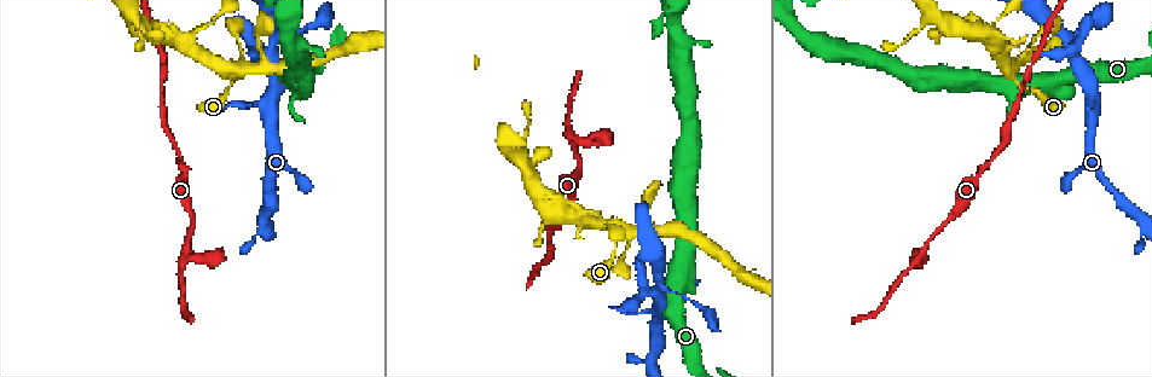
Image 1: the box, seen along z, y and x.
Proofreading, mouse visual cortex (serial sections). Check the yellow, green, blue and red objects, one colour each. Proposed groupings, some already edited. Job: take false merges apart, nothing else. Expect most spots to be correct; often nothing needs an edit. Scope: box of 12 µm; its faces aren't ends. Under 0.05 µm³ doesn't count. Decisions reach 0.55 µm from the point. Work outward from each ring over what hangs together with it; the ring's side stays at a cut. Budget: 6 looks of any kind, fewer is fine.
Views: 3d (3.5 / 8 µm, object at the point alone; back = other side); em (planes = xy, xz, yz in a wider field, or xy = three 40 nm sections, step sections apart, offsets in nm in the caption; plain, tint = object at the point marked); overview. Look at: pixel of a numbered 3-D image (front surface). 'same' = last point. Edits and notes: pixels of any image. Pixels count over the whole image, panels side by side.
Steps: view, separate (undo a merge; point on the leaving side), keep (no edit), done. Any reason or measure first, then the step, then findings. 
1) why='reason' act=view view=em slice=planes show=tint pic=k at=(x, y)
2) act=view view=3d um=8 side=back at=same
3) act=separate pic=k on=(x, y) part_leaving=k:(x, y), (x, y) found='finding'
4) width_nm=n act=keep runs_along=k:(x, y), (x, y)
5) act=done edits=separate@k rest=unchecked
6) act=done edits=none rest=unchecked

why='narrows sharply' act=view view=3d um=3.5 pic=1 at=(185, 253)

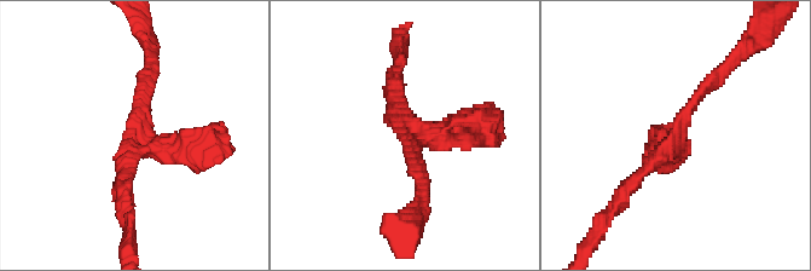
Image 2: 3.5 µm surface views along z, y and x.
arms=3 arm_widths_nm=200,200,200 act=view view=em slice=xy step=3 show=tint pic=2 at=(678, 132)

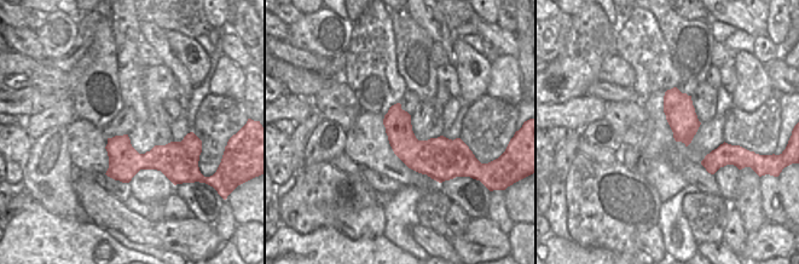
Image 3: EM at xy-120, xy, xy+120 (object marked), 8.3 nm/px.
act=keep runs_along=2:(151, 69), (137, 133), (207, 151) found='continuous, no second cell'

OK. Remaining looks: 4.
act=view view=em slice=xy step=3 show=tint pic=1 at=(232, 77)

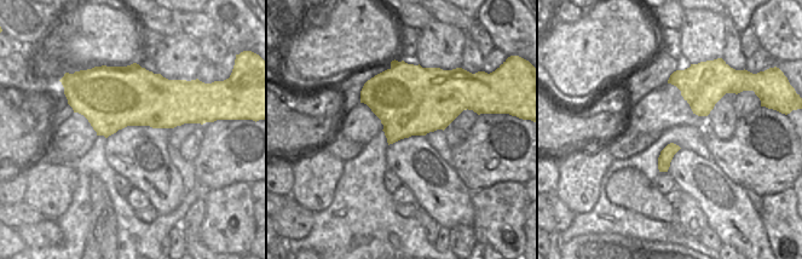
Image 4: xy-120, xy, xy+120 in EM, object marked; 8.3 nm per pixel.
act=view view=3d um=3.5 at=same

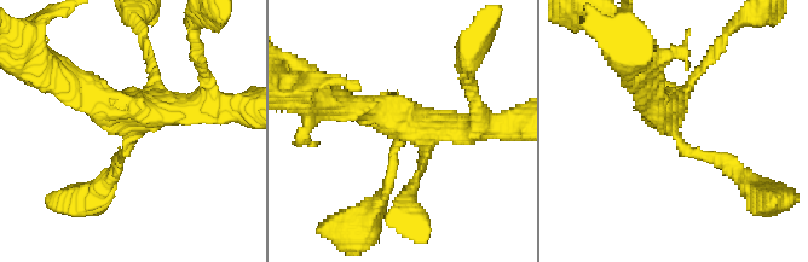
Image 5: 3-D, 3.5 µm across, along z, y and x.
arm_widths_nm=150,200,300,350 act=keep runs_along=5:(733, 169), (692, 155), (646, 80) found='one cell here'

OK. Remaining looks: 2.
act=view view=3d um=8 pic=1 at=(273, 104)

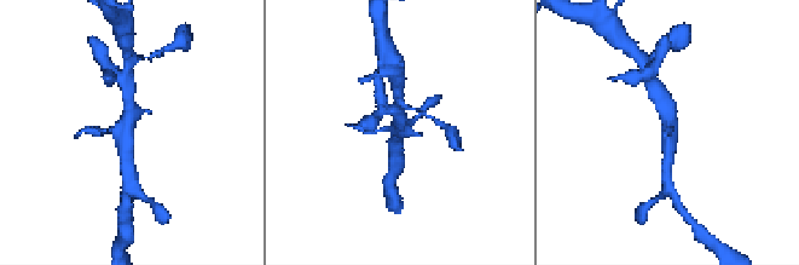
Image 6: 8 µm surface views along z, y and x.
act=view view=em slice=planes show=tint pic=6 at=(675, 134)

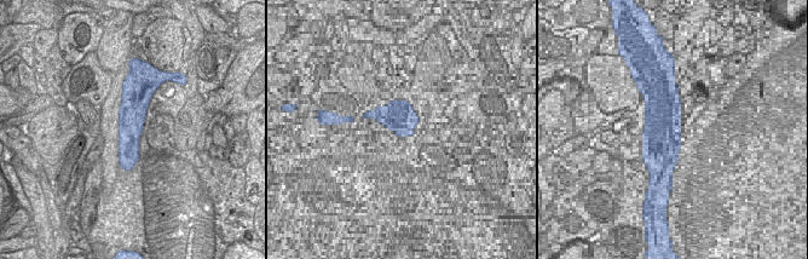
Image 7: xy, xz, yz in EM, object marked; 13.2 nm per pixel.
width_nm=360 act=keep runs_along=7:(127, 90), (127, 167) found='one cell here'

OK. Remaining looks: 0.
act=done edits=none rest=unchecked

